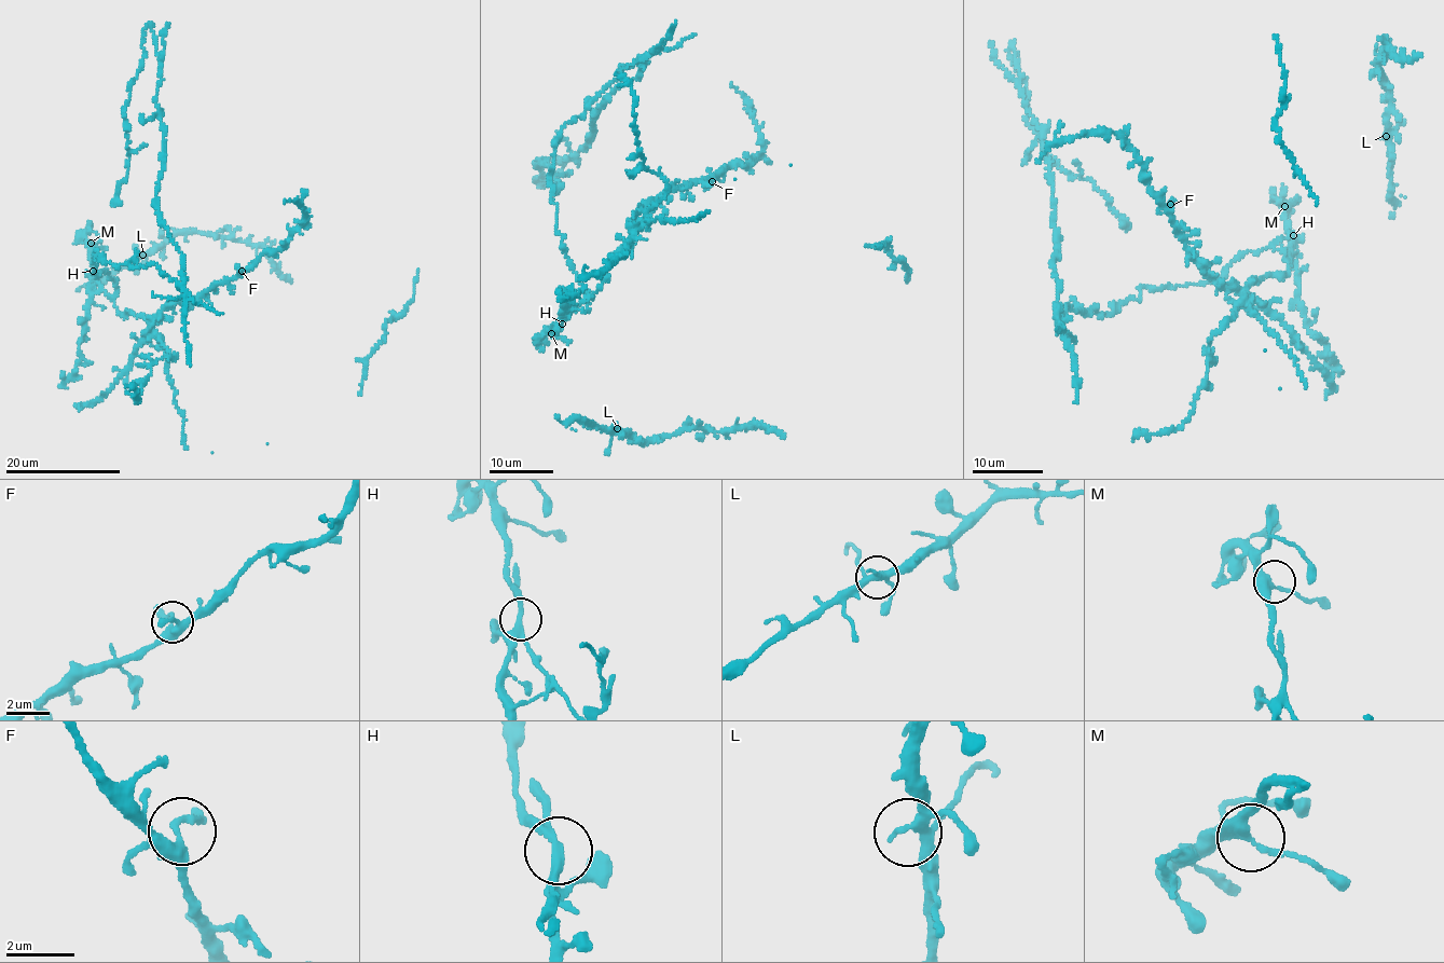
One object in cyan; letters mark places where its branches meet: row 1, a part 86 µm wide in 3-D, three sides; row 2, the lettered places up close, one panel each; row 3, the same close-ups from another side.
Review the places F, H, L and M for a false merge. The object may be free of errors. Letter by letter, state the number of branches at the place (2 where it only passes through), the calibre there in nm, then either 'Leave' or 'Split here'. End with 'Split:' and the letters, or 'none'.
F: Branches: 3. Thickness 240 nm. Leave
H: Branches: 3. Thickness 240 nm. Split here
L: Branches: 3. Thickness 240 nm. Leave
M: Branches: 3. Thickness 320 nm. Leave
Split: H

